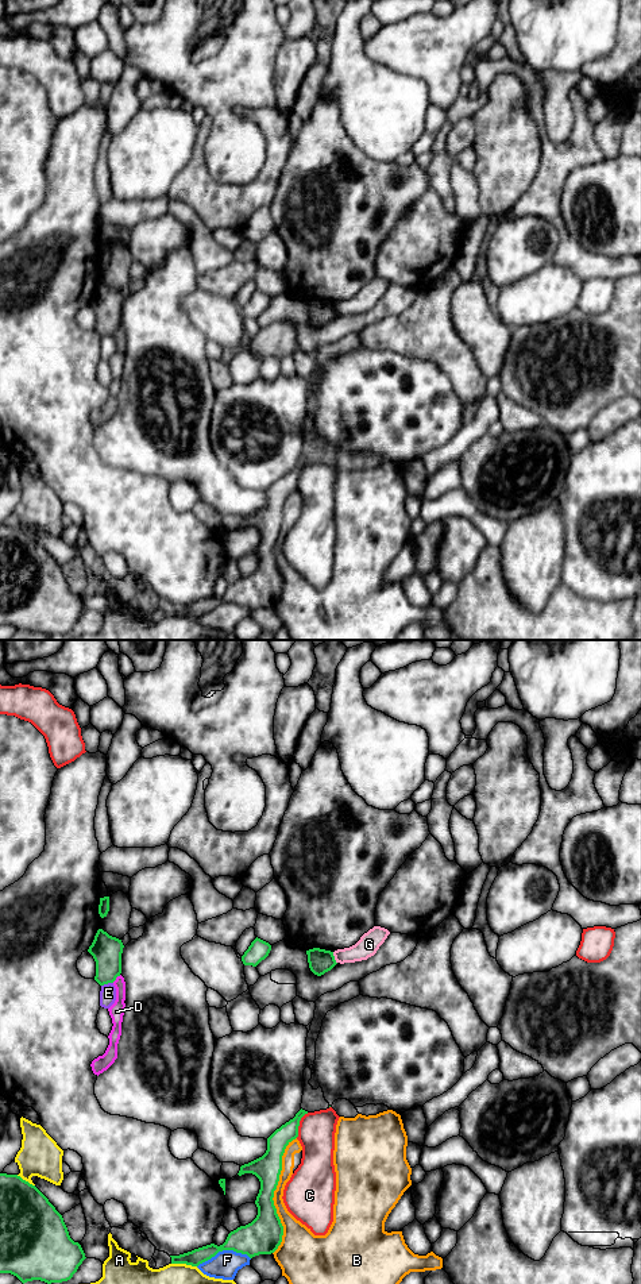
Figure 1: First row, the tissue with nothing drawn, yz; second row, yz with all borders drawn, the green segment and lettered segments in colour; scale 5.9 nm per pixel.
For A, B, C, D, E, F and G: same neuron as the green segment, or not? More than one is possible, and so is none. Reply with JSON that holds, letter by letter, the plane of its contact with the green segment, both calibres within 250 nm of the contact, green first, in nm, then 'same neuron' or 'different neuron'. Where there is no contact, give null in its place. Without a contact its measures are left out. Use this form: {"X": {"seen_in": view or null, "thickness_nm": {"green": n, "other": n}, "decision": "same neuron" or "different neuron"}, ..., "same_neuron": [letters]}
{"A": {"seen_in": "yz", "thickness_nm": {"green": 90, "other": 130}, "decision": "different neuron"}, "B": {"seen_in": "yz", "thickness_nm": {"green": 220, "other": 130}, "decision": "different neuron"}, "C": {"seen_in": "yz", "thickness_nm": {"green": 120, "other": 220}, "decision": "different neuron"}, "D": {"seen_in": "yz", "thickness_nm": {"green": 180, "other": 90}, "decision": "different neuron"}, "E": {"seen_in": "yz", "thickness_nm": {"green": 180, "other": 100}, "decision": "different neuron"}, "F": {"seen_in": "yz", "thickness_nm": {"green": 220, "other": 160}, "decision": "different neuron"}, "G": {"seen_in": "yz", "thickness_nm": {"green": 140, "other": 120}, "decision": "different neuron"}, "same_neuron": []}

